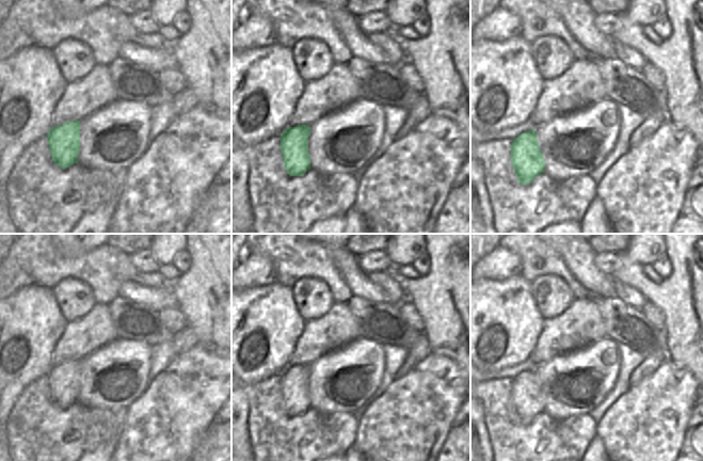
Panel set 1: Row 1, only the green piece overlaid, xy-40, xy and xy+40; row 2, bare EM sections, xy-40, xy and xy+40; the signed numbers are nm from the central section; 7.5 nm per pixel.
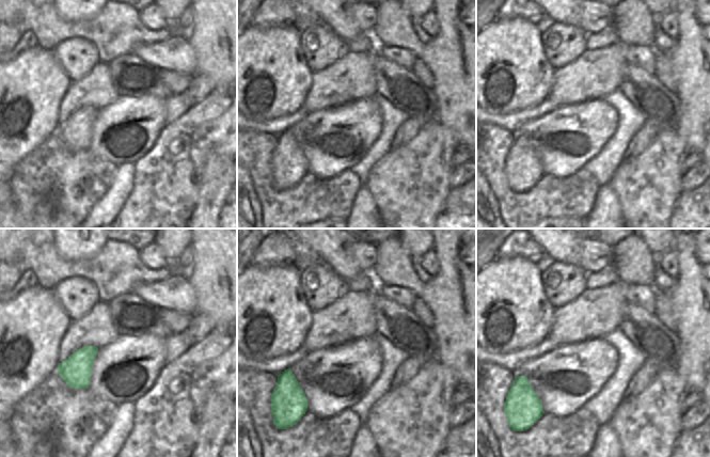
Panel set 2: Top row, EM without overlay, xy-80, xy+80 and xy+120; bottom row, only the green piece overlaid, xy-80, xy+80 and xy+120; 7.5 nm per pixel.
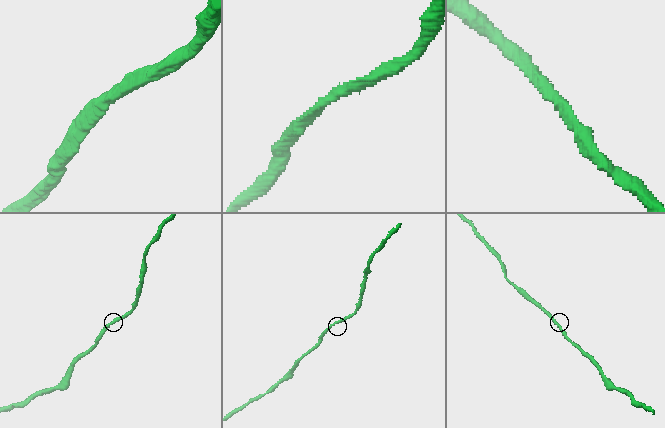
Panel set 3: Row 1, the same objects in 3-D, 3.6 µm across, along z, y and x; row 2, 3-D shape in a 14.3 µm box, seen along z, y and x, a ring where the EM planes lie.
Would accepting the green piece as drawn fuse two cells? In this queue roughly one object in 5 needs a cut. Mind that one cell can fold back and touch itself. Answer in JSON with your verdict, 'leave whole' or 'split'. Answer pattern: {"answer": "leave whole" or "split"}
{"answer": "leave whole"}

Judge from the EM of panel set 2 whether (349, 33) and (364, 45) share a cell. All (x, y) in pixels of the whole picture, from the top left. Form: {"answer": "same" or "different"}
{"answer": "different"}

